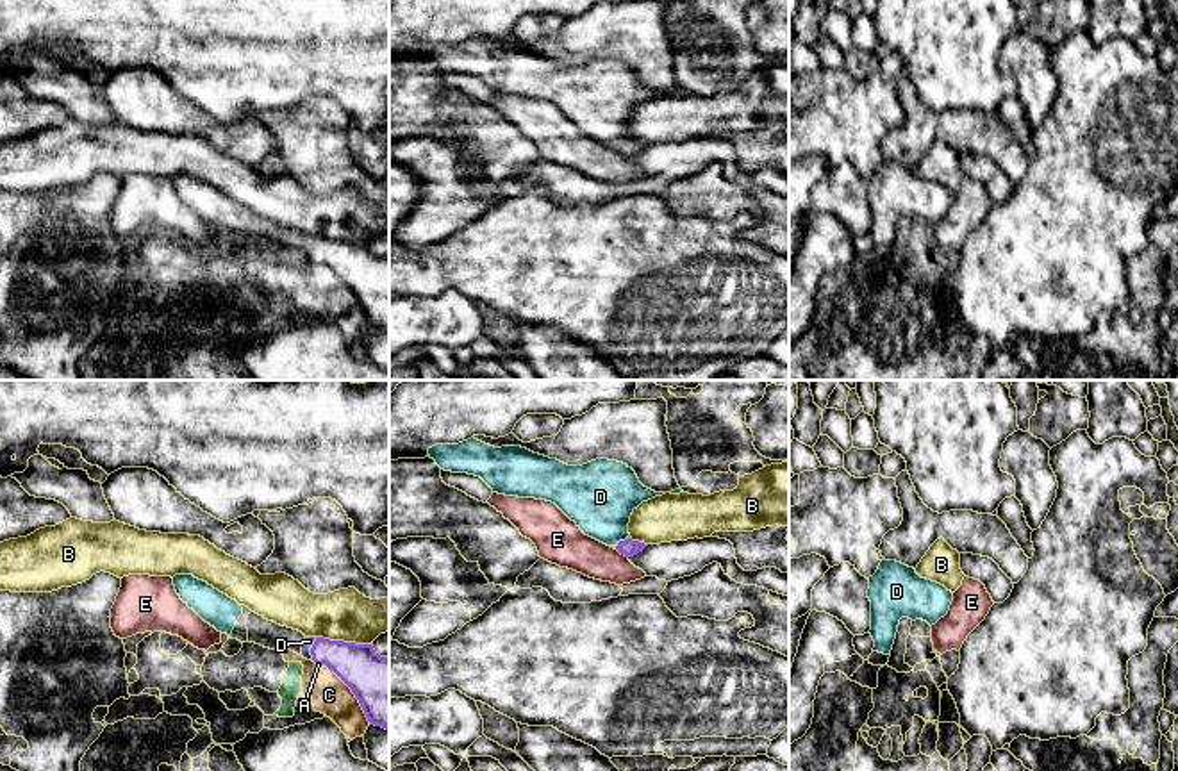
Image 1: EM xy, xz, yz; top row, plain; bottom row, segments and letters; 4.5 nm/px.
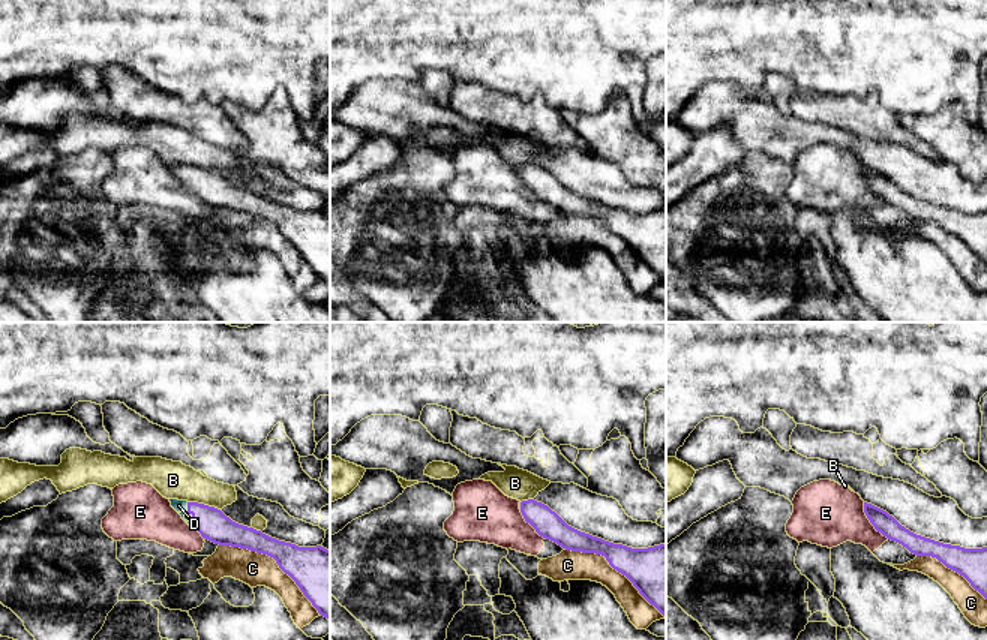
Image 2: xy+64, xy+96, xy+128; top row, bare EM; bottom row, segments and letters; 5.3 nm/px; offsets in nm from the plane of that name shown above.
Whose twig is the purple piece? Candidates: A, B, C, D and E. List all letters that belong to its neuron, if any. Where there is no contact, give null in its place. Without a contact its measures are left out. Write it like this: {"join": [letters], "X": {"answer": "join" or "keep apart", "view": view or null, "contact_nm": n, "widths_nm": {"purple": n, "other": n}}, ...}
{"join": ["D"], "A": {"answer": "keep apart", "view": "xy", "contact_nm": 50, "widths_nm": {"purple": 220, "other": 20}}, "B": {"answer": "keep apart", "view": "xy", "contact_nm": 260, "widths_nm": {"purple": 240, "other": 240}}, "C": {"answer": "keep apart", "view": "xy", "contact_nm": 320, "widths_nm": {"purple": 280, "other": 170}}, "D": {"answer": "join", "view": "xz", "contact_nm": 60, "widths_nm": {"purple": 80, "other": 320}}, "E": {"answer": "keep apart", "view": "xz", "contact_nm": 70, "widths_nm": {"purple": 80, "other": 190}}}

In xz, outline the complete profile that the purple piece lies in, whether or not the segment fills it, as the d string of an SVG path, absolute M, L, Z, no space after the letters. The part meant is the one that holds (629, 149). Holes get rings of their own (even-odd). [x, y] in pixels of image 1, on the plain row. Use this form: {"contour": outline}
{"contour": "M475 37L459 45L436 45L428 48L428 55L444 71L480 77L493 93L555 104L585 136L614 146L625 157L634 157L648 146L628 137L632 112L643 102L666 95L644 87L632 68L609 59L568 66L521 46L494 48Z"}

